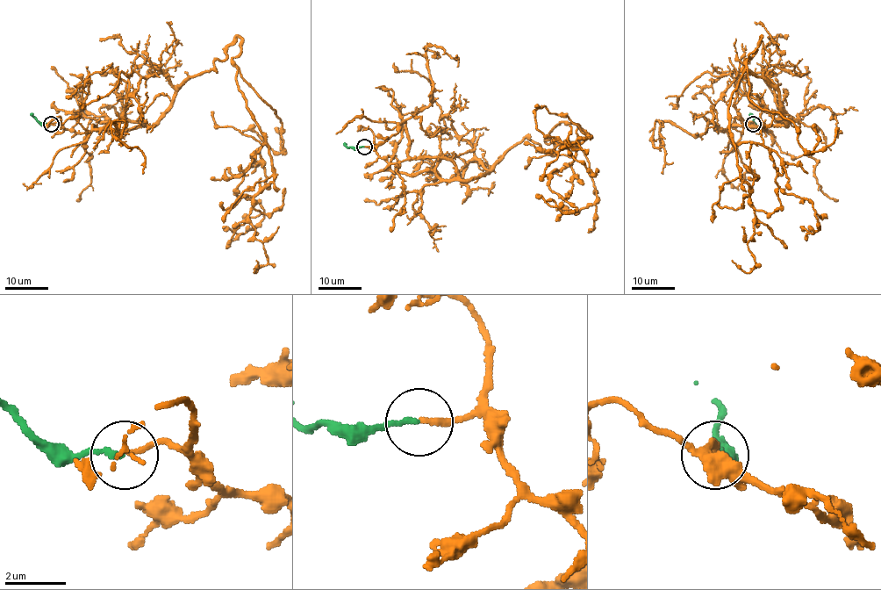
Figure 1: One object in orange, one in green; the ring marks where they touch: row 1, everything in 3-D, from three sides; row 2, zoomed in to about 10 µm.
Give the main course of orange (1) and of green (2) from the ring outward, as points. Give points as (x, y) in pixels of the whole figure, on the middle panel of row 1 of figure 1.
1: (365, 147), (465, 180), (526, 137), (555, 154), (573, 123), (548, 187), (576, 210), (535, 195)
2: (364, 147), (347, 147), (344, 143)

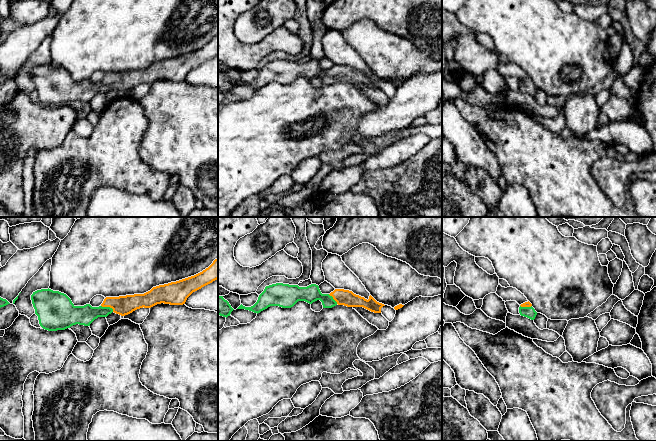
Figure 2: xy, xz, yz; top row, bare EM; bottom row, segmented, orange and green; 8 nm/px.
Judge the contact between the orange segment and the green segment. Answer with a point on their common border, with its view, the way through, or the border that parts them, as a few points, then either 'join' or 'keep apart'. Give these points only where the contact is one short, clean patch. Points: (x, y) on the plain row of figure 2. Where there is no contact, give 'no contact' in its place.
meets orange in xy at (108, 82); runs through xy (123, 81), (108, 82), (103, 87), (84, 91); join

